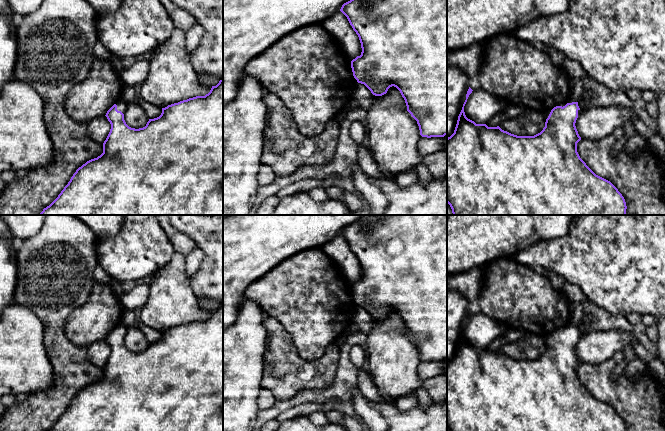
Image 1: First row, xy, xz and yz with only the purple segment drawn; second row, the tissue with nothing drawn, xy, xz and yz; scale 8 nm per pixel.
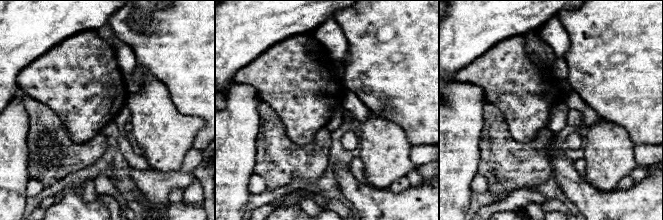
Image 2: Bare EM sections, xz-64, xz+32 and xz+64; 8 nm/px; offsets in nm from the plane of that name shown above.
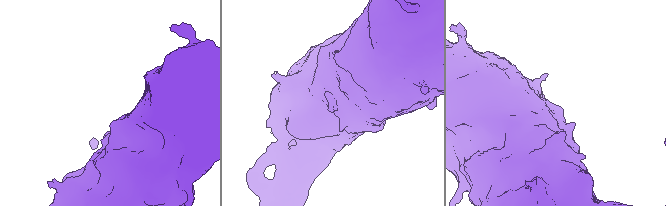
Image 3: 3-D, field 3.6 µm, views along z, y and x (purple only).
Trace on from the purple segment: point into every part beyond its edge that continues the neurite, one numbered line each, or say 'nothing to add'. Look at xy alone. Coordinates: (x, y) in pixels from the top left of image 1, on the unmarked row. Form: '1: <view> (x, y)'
1: xy (122, 329)

